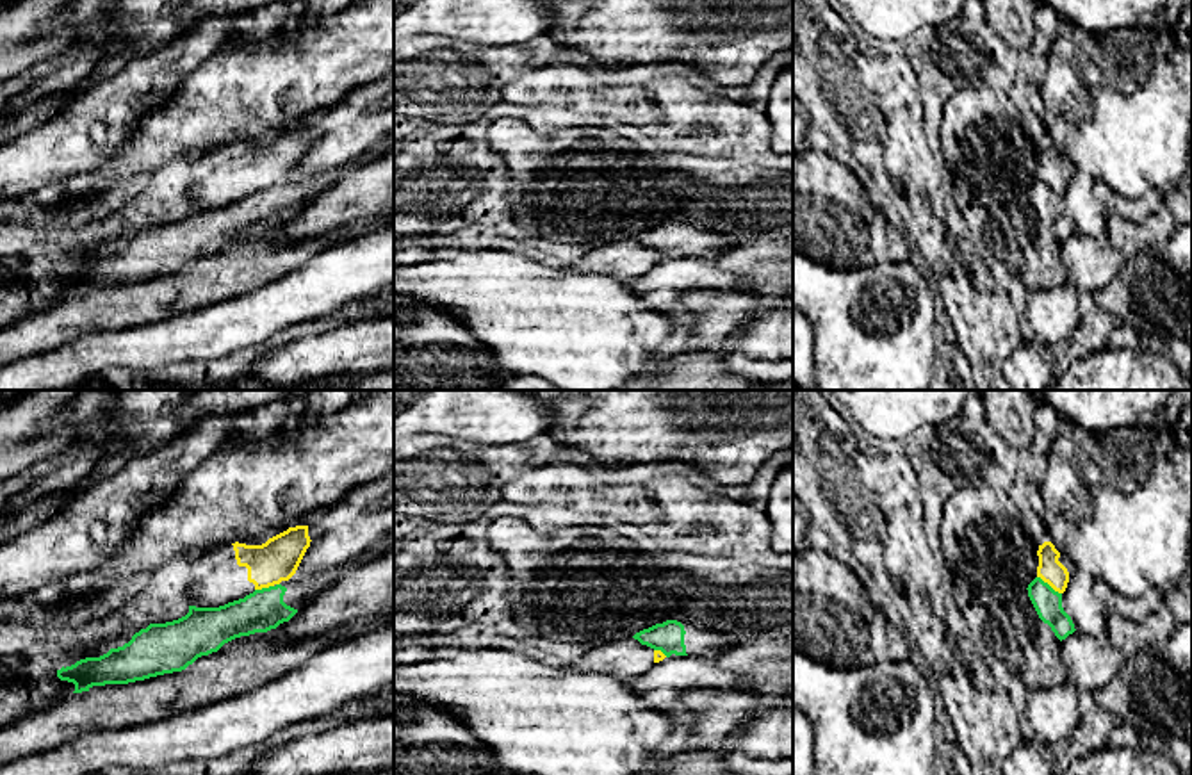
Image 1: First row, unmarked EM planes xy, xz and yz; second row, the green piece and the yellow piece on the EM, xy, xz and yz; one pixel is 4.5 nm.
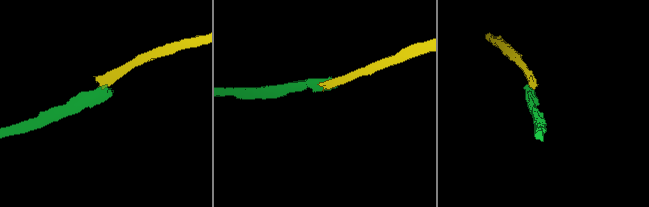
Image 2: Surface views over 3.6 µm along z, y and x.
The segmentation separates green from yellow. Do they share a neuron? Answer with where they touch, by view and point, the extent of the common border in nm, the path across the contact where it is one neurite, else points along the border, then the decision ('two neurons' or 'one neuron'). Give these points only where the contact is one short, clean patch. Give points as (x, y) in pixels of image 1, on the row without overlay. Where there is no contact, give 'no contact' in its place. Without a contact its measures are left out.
meets green in yz at (1048, 186); contact 140 nm long; border along yz (1037, 177), (1061, 195); two neurons

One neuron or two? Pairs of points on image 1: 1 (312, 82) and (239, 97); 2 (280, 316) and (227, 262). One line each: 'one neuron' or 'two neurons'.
1: one neuron
2: two neurons

